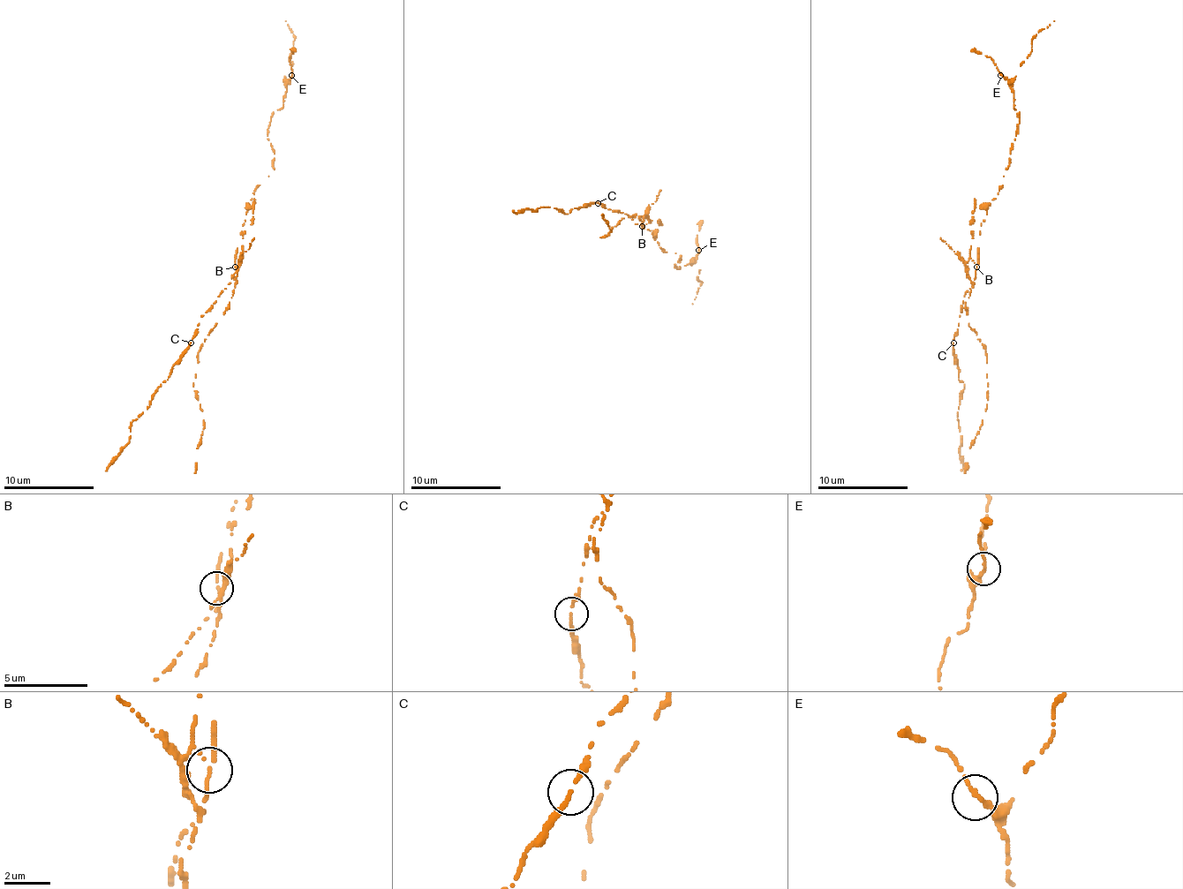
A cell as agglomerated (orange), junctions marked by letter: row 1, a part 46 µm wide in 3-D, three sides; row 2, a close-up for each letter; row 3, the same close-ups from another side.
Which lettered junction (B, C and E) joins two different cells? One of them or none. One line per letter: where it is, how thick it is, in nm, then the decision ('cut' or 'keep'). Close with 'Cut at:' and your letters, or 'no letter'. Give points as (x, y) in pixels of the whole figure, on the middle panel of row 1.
B: at (642, 226); 150 nm thick; cut
C: at (598, 203); 180 nm thick; keep
E: at (698, 250); 190 nm thick; keep
Cut at: B

